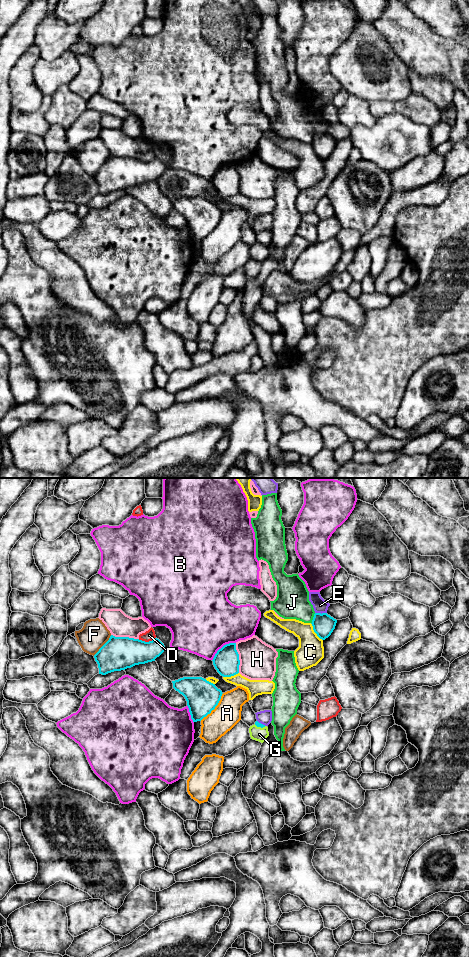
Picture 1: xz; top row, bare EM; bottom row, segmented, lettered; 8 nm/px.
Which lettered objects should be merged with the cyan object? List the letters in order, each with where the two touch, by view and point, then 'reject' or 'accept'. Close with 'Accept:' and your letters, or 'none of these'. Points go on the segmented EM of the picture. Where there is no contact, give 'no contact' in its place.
A: xz (214, 708) | reject
B: xz (222, 647) | reject
C: xz (314, 631) | reject
D: xz (146, 642) | reject
E: xz (320, 613) | reject
F: xz (103, 645) | reject
G: xz (260, 726) | accept
H: xz (238, 658) | reject
J: xz (313, 618) | reject
Accept: G

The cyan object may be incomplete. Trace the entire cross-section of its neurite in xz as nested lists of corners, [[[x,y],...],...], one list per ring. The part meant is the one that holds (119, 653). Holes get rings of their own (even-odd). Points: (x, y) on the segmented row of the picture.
[[[111,635],[94,655],[94,658],[98,664],[99,674],[106,675],[155,661],[164,651],[164,644],[157,638],[145,642],[139,639]]]

